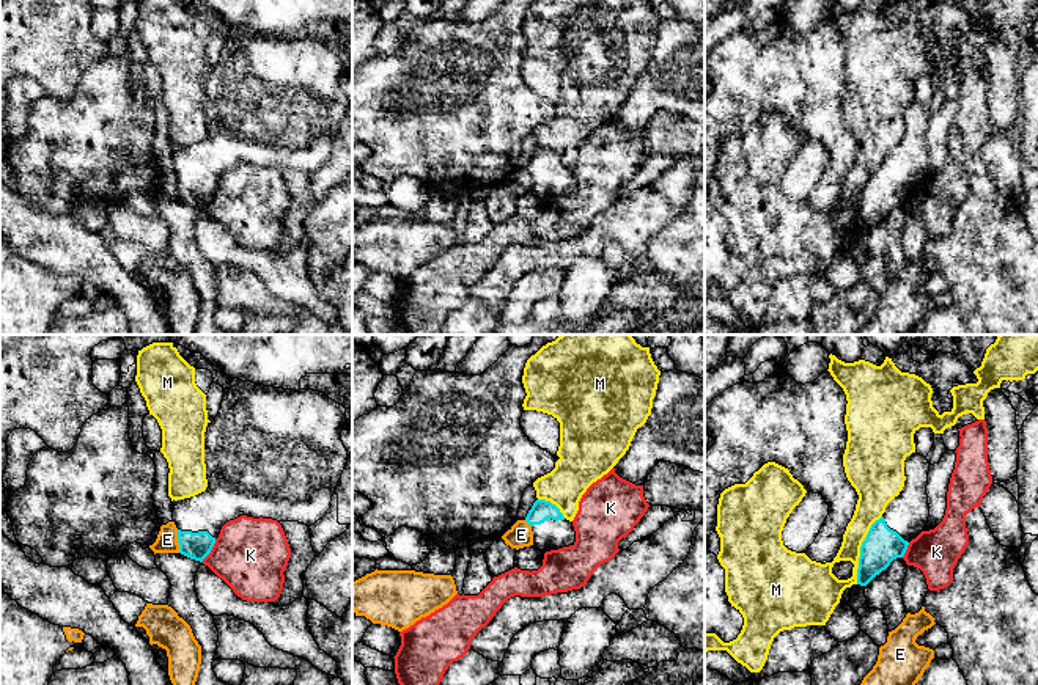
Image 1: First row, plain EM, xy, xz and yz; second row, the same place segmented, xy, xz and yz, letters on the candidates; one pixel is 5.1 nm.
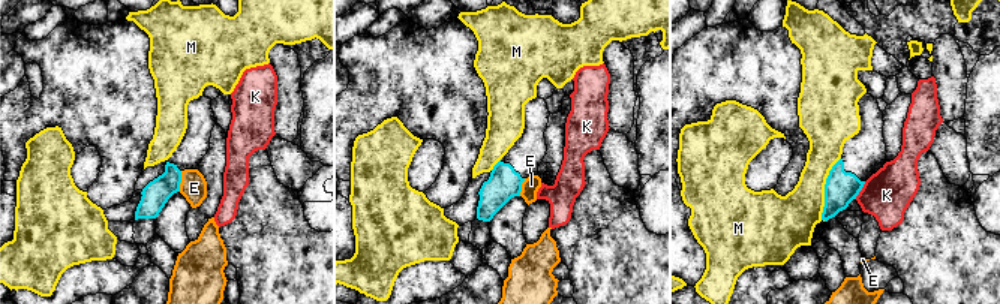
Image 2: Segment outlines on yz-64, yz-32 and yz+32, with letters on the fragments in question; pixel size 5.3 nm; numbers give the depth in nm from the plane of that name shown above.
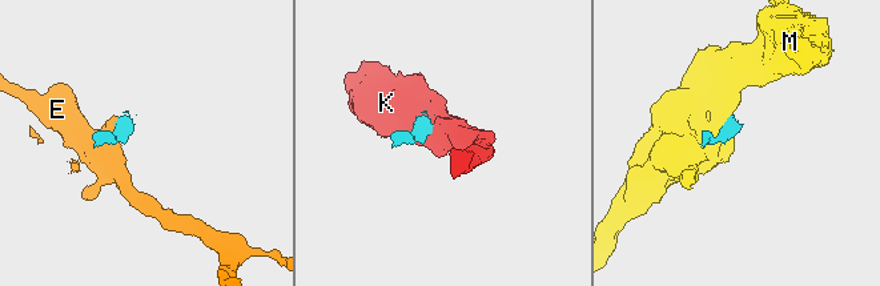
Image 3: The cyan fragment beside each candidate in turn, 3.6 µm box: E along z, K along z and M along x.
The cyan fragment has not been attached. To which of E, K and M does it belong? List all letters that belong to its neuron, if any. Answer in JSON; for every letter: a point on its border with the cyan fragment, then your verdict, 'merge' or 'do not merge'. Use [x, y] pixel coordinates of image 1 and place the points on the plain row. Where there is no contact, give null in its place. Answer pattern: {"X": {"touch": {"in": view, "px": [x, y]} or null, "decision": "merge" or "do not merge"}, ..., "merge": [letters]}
{"E": {"touch": {"in": "xy", "px": [178, 189]}, "decision": "do not merge"}, "K": {"touch": {"in": "xy", "px": [211, 197]}, "decision": "do not merge"}, "M": {"touch": {"in": "yz", "px": [861, 198]}, "decision": "do not merge"}, "merge": []}

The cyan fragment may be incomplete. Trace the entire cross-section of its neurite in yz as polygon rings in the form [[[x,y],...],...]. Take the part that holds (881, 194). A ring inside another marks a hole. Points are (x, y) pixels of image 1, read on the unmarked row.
[[[912,101],[904,108],[904,135],[876,168],[860,195],[857,233],[867,234],[896,206],[903,206],[907,193],[926,174],[929,152],[926,143],[929,112]]]

